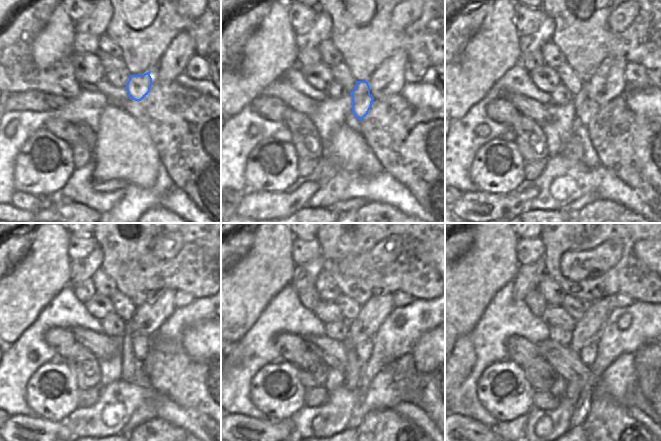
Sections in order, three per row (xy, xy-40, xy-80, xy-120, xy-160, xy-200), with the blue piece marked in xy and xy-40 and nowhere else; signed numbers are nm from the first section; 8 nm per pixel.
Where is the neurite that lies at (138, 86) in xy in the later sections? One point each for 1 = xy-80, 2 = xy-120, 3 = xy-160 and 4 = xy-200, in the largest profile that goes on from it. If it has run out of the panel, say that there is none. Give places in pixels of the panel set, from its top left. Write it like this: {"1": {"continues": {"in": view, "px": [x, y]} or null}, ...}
{"1": {"continues": {"in": "xy-80", "px": [586, 110]}}, "2": {"continues": {"in": "xy-120", "px": [140, 345]}}, "3": {"continues": {"in": "xy-160", "px": [364, 349]}}, "4": {"continues": {"in": "xy-200", "px": [587, 354]}}}

